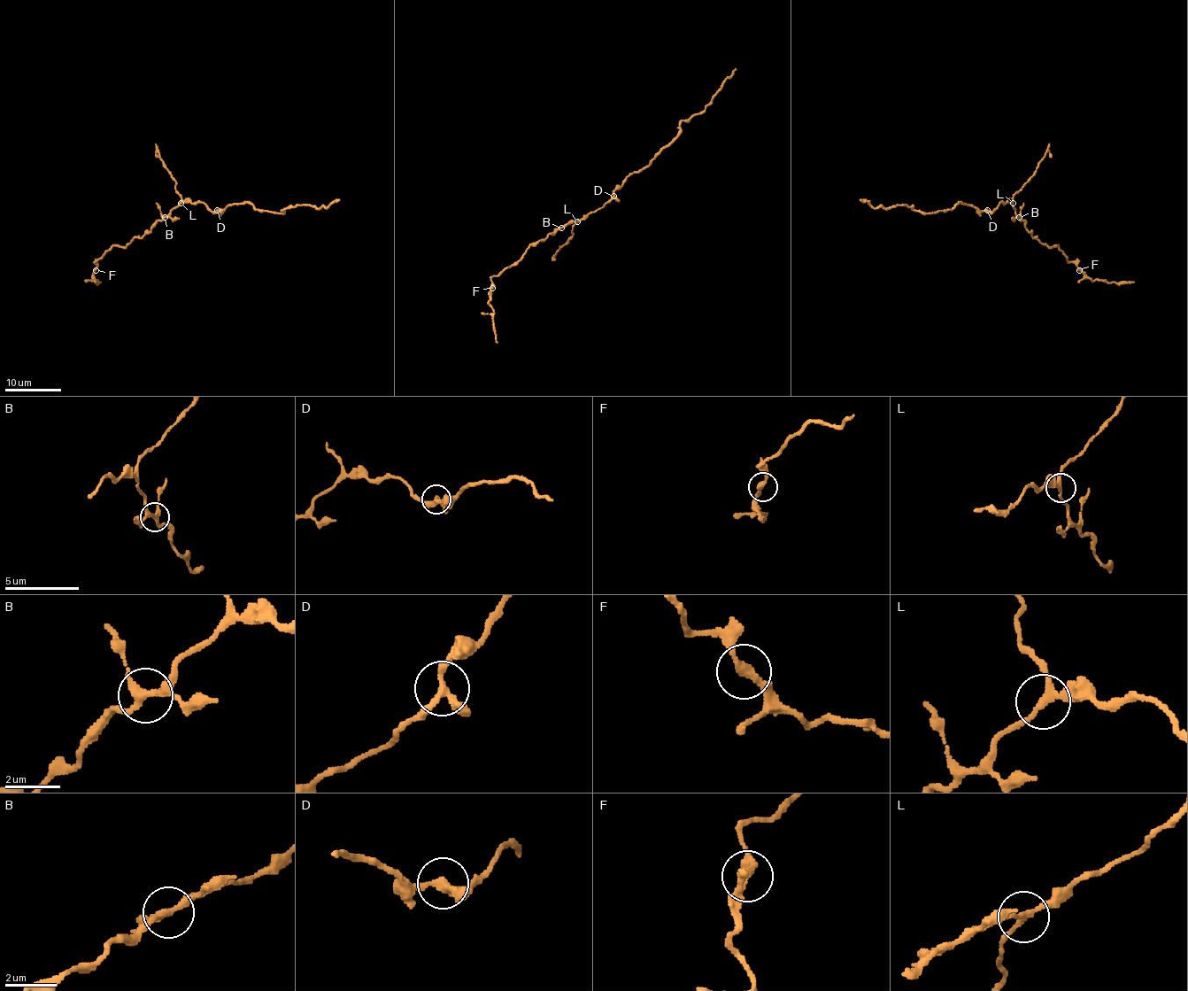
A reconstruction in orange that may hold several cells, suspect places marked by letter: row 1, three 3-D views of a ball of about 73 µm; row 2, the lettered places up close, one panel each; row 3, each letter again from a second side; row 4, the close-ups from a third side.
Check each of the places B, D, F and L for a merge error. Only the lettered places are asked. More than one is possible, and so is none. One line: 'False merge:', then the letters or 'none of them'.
False merge: none of them

